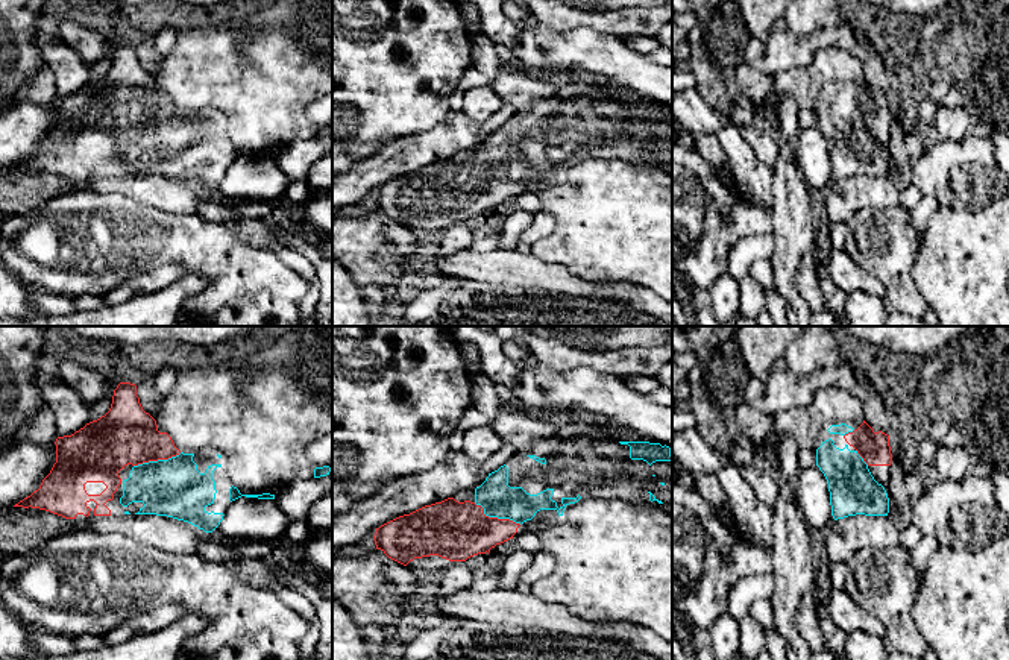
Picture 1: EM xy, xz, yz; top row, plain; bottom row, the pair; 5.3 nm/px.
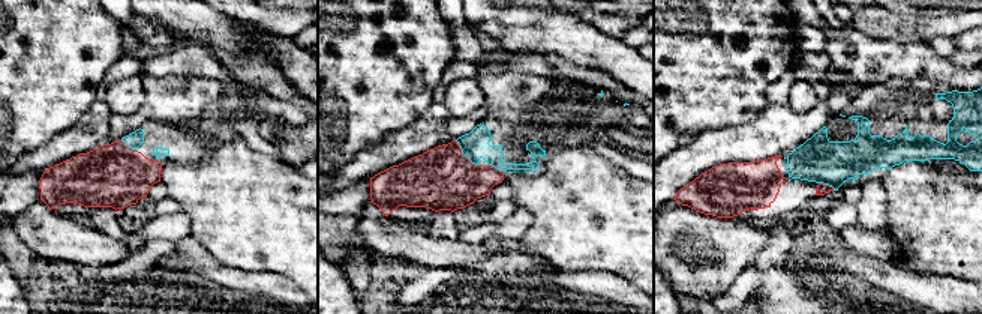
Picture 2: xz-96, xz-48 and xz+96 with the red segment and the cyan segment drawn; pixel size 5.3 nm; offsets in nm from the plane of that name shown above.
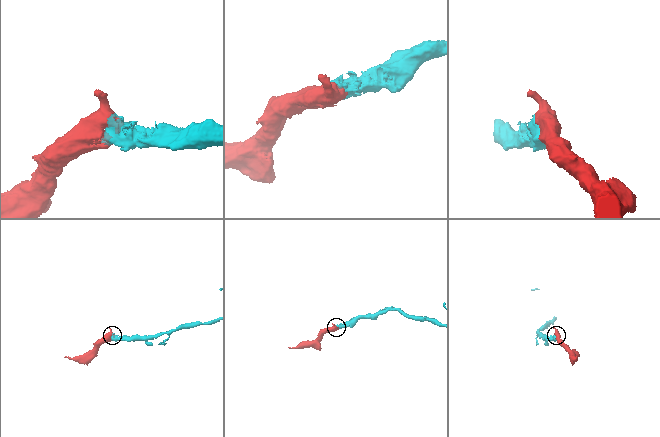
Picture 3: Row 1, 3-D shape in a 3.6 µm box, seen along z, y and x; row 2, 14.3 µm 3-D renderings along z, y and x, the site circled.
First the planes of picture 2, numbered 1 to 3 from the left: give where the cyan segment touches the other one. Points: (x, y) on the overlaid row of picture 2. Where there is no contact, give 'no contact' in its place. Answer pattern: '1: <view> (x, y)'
1: xz-96 (126, 146)
2: xz-48 (462, 155)
3: xz+96 (826, 185)

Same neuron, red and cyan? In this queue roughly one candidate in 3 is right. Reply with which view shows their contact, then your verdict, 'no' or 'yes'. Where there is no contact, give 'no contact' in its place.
contact in xz; yes

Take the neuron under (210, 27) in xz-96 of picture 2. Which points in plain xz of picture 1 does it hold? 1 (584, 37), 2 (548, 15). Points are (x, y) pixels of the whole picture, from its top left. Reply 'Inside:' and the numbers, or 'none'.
Inside: 1

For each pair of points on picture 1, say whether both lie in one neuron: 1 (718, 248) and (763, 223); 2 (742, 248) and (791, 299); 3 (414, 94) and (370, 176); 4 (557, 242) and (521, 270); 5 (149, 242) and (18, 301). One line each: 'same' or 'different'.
1: same
2: different
3: different
4: different
5: different

